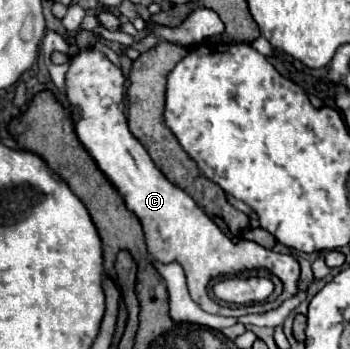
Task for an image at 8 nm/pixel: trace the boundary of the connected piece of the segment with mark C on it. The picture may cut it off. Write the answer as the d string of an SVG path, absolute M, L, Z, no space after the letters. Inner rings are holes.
M87 49L73 57L71 67L67 71L67 99L77 109L77 119L75 119L77 137L91 153L99 169L123 195L127 207L139 217L145 231L149 253L161 263L171 263L171 261L181 263L187 275L187 285L193 301L207 313L231 315L231 317L247 313L267 313L269 309L279 307L281 301L297 295L301 269L293 255L275 253L242 238L233 243L203 213L203 209L193 201L191 195L187 195L183 189L167 181L167 177L163 177L163 173L155 167L145 147L131 135L127 127L127 119L123 113L125 111L123 93L125 93L125 77L121 69L115 67L103 53ZM249 269L267 269L273 275L277 275L283 283L283 293L275 301L242 307L221 305L209 297L207 286L213 277L233 275Z

